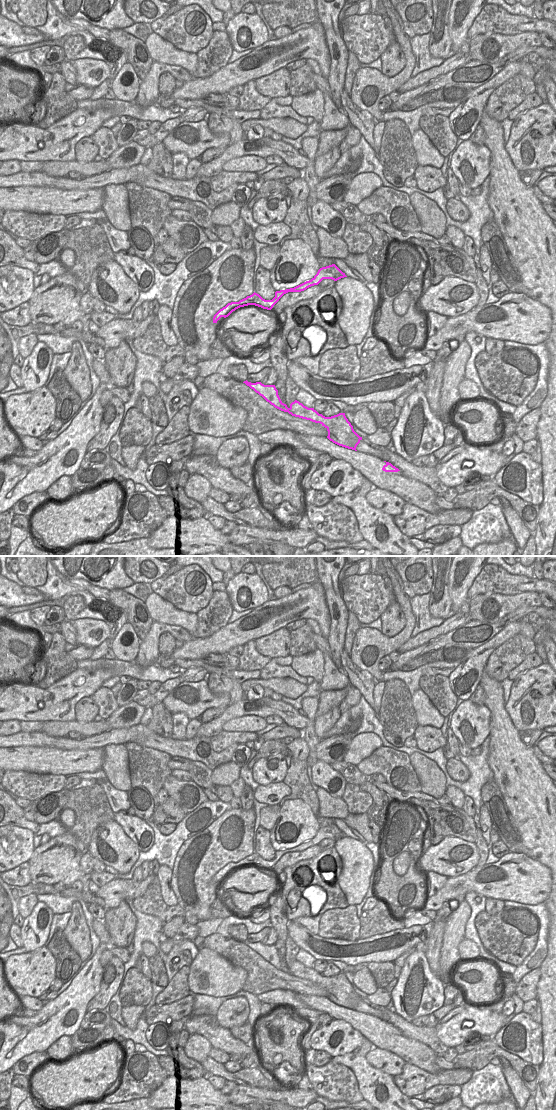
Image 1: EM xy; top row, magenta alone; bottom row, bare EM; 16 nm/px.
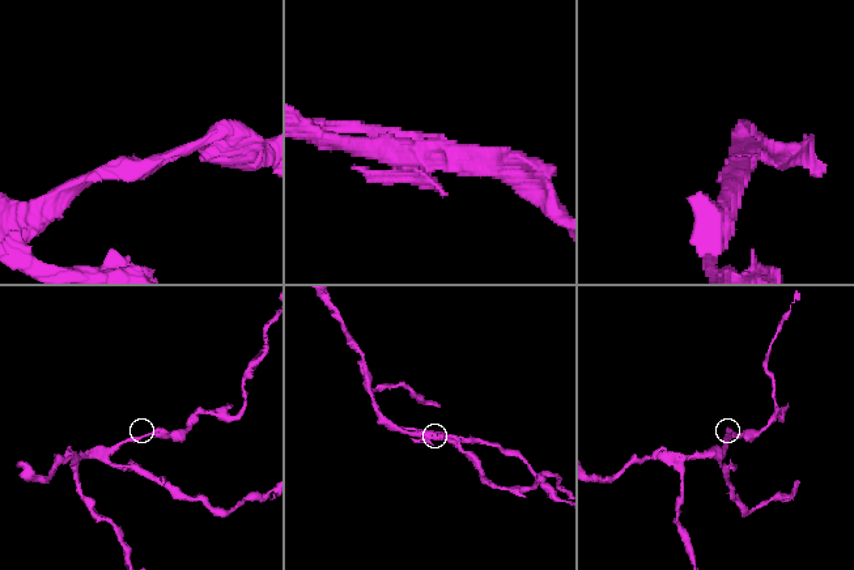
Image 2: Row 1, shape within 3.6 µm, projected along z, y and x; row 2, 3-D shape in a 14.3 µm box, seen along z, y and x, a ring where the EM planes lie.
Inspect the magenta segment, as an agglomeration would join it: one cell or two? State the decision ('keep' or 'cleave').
keep

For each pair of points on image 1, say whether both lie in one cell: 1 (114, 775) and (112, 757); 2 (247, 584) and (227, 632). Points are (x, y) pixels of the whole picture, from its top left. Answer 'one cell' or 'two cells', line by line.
1: one cell
2: two cells

